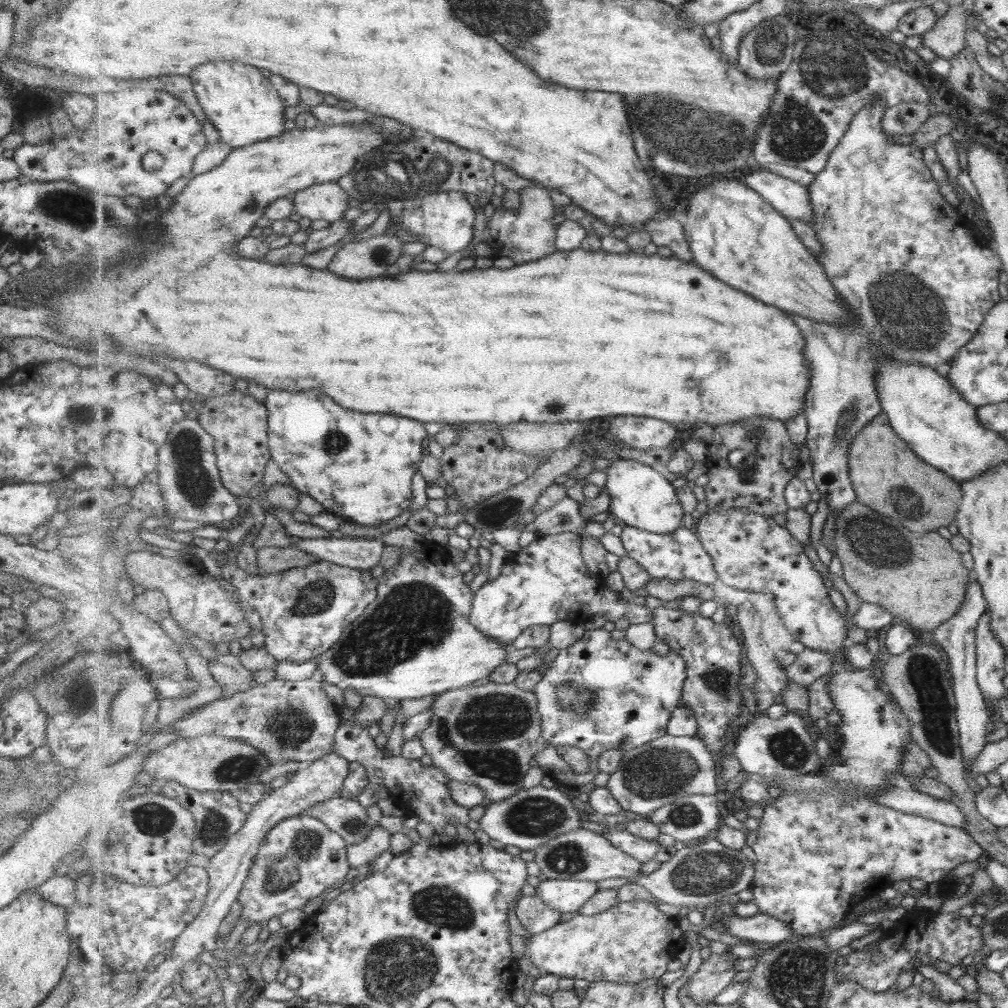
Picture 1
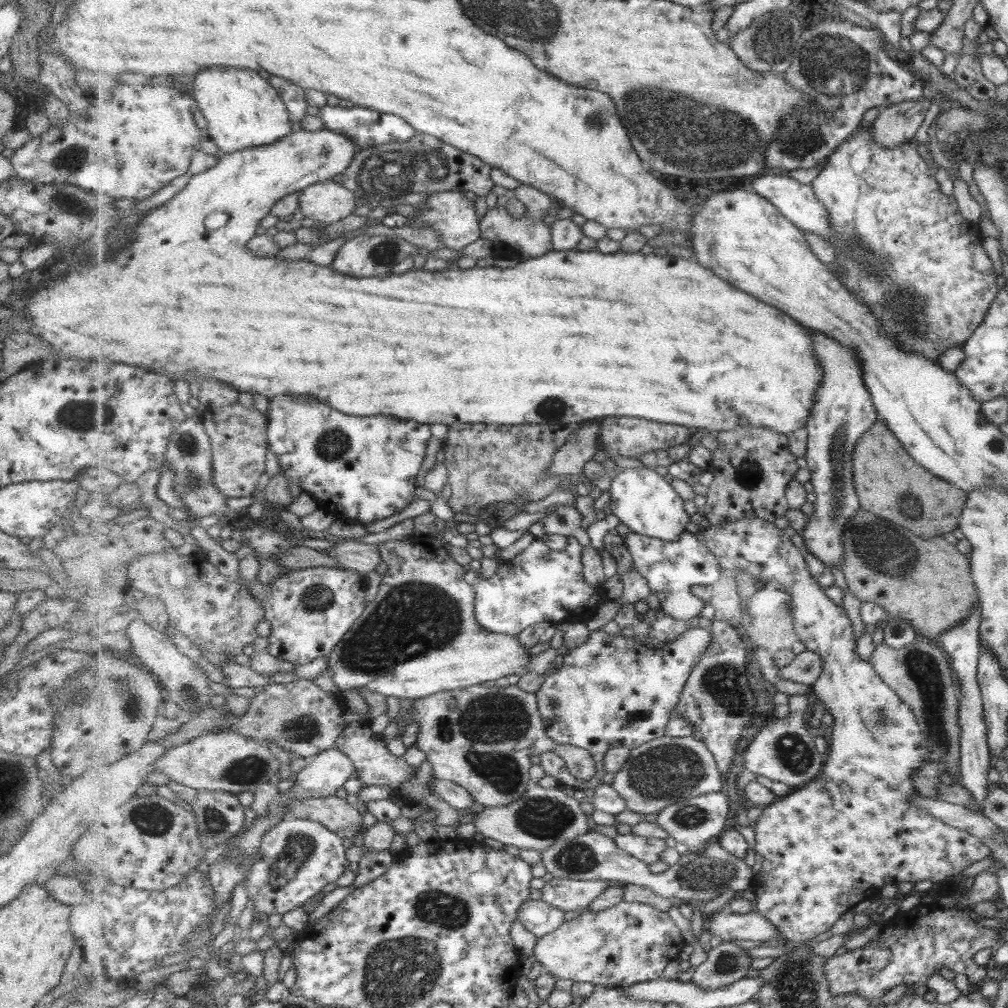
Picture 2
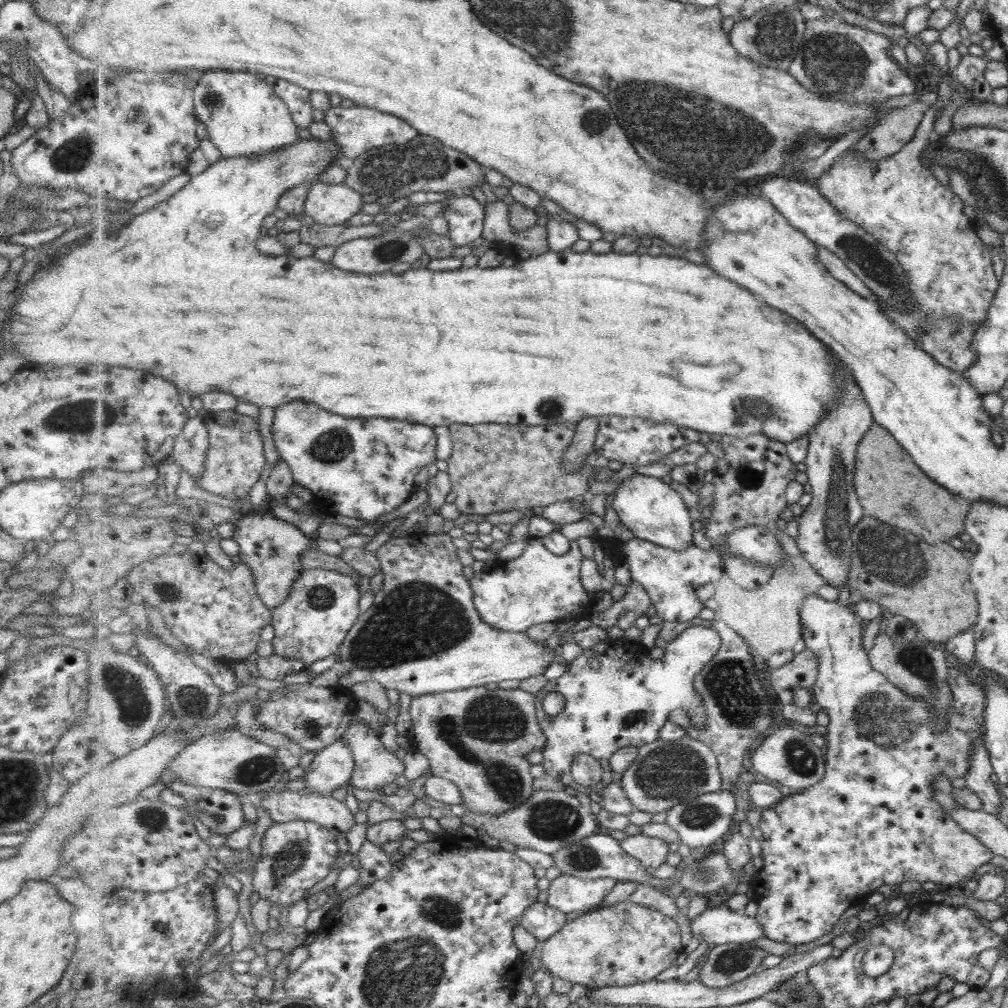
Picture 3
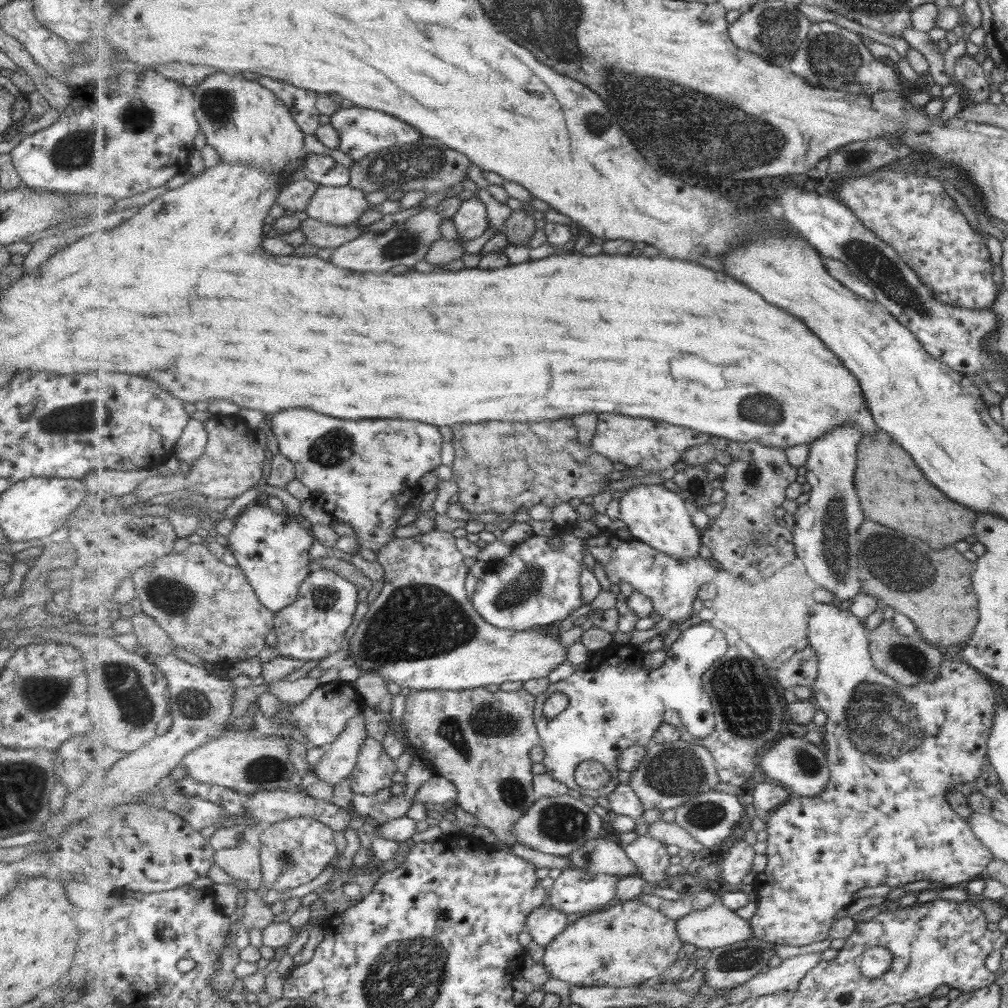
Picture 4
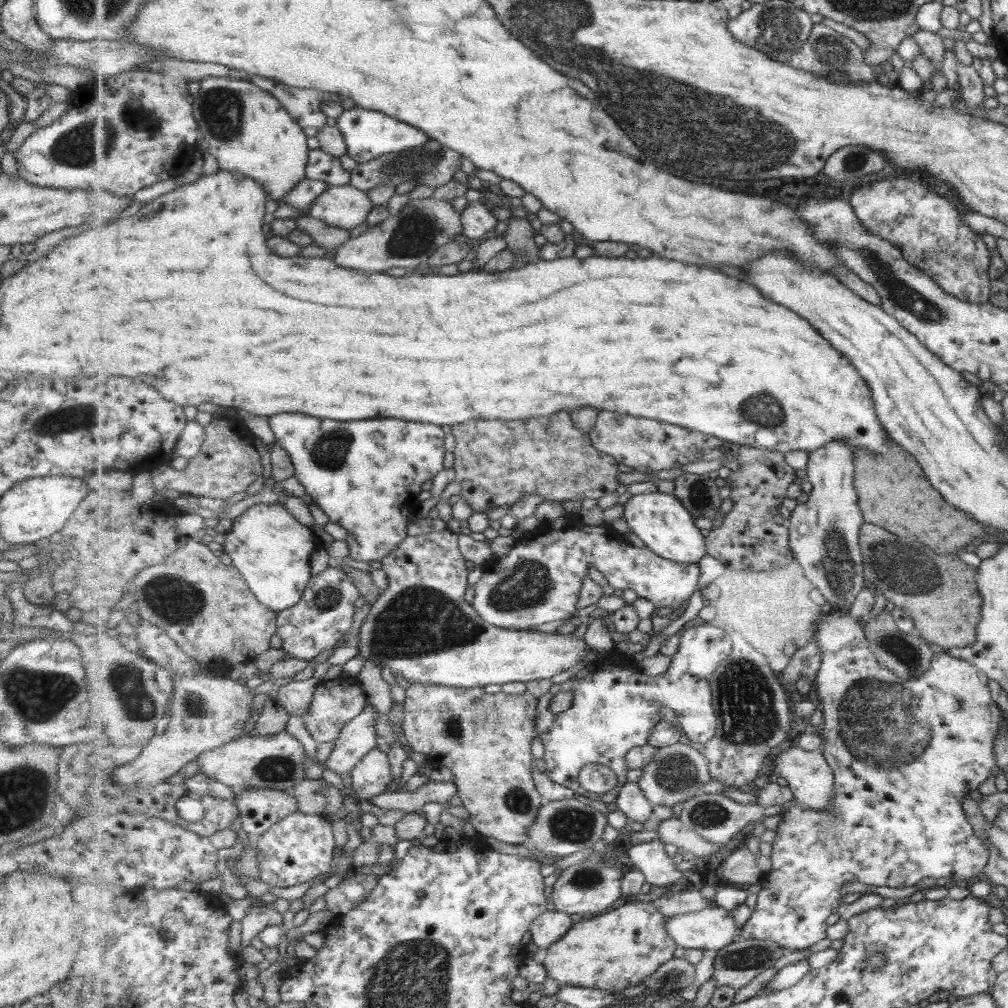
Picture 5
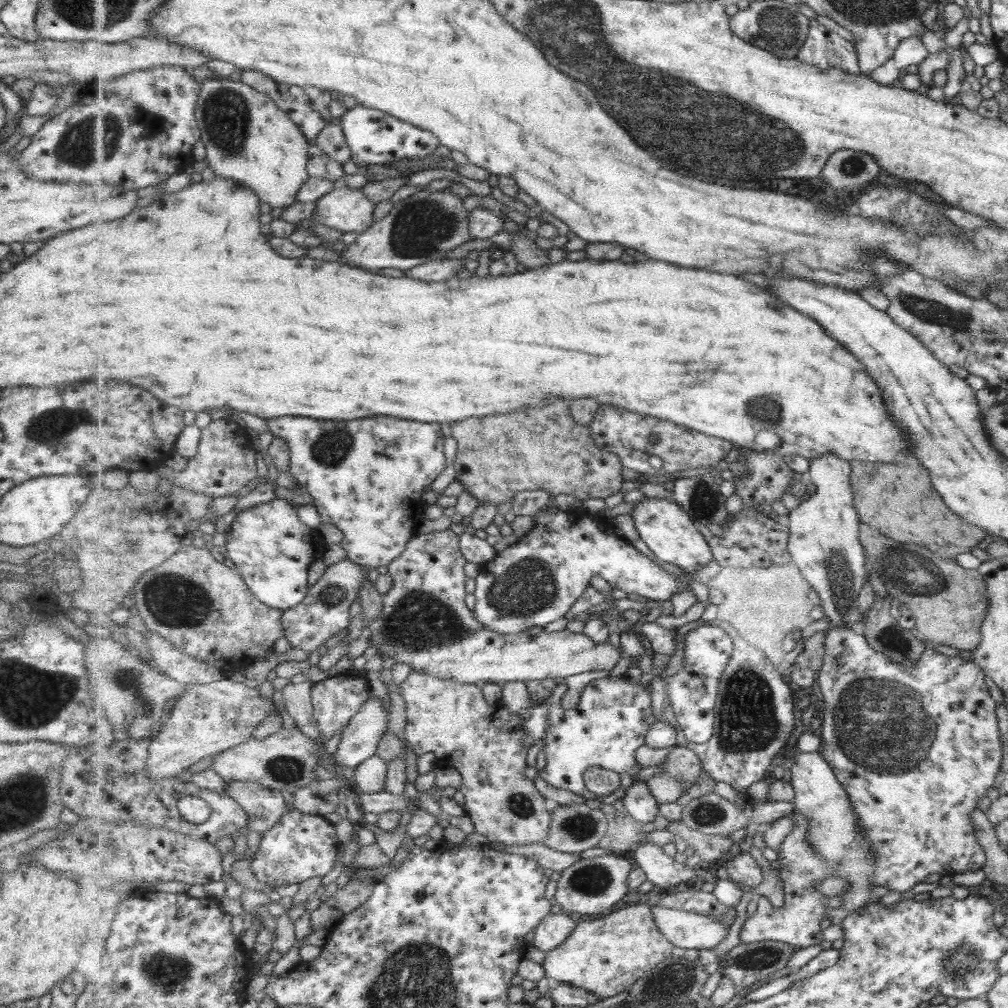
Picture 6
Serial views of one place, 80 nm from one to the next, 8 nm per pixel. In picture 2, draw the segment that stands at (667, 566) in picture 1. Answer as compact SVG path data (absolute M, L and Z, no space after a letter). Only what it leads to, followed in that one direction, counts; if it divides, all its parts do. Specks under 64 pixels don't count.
M685 530L677 543L671 543L630 531L629 534L625 536L625 542L632 555L634 566L637 570L640 570L641 574L649 581L652 593L658 597L661 611L669 615L669 617L688 620L696 618L701 614L701 610L703 610L707 602L704 602L701 598L697 598L696 594L693 594L692 586L696 584L709 586L713 584L713 582L717 582L723 574L722 566L719 560L717 560L716 555L713 554L712 551L709 551L705 543L701 543L698 536Z

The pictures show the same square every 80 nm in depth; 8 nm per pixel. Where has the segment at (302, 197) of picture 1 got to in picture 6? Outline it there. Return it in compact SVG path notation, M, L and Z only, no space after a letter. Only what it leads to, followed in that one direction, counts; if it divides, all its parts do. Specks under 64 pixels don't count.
M337 185L317 203L315 220L343 233L366 231L375 222L376 203L359 188Z

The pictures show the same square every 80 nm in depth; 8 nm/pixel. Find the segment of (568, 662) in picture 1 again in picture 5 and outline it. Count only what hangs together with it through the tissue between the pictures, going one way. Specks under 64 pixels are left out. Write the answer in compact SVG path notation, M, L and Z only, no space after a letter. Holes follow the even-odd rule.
M716 622L706 623L685 630L680 646L664 673L643 675L638 663L631 663L629 656L612 649L602 664L602 671L578 681L567 679L554 684L545 696L537 699L536 727L544 745L544 773L554 783L568 786L577 794L581 793L591 799L595 794L583 791L579 782L580 772L587 764L603 764L617 773L620 783L597 798L604 803L615 803L624 783L627 783L627 752L634 746L645 746L648 743L652 730L661 720L661 709L676 712L690 743L709 742L716 735L719 725L710 678L729 658L732 648L732 638L726 627ZM560 691L570 692L573 703L566 711L555 714L549 710L549 706L553 696Z

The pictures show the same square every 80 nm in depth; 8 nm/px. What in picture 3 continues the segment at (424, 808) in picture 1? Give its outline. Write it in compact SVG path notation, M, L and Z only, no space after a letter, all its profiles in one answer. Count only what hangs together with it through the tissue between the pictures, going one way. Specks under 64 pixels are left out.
M354 721L343 736L356 760L352 786L363 790L379 790L403 776L405 764L384 745L364 721Z

